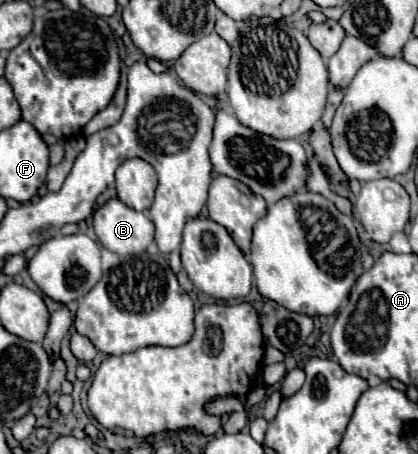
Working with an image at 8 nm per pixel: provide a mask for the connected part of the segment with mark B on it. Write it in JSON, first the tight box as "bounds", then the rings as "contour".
{"bounds":[92,197,154,253],"contour":[[[116,197],[96,207],[92,219],[98,241],[112,253],[144,253],[154,241],[154,223],[148,215],[126,207]]]}

